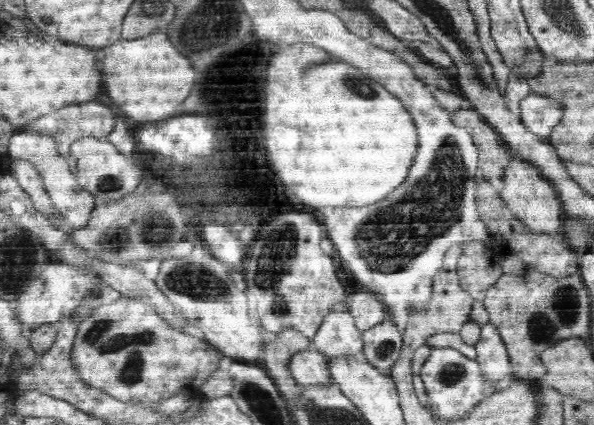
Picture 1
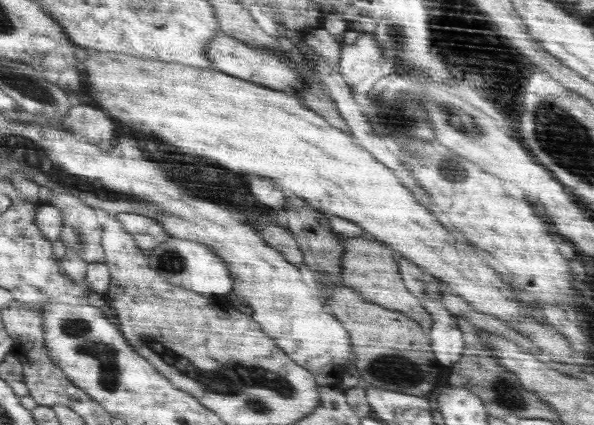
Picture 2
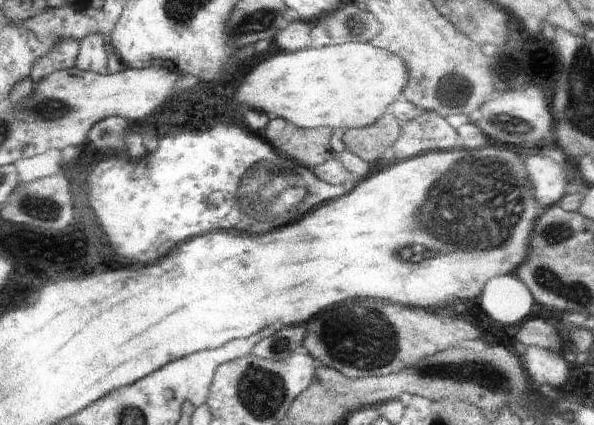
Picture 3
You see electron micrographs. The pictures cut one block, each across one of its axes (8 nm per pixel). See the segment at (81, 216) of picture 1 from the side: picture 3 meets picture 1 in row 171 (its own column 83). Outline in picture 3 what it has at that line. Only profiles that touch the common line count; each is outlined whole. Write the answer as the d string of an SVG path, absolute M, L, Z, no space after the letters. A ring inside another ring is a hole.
M92 33L81 42L76 68L101 75L109 72L107 54L110 49L105 46L102 37L102 34Z

